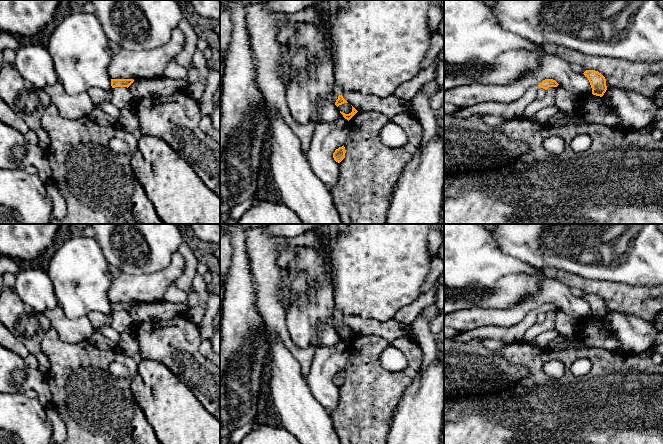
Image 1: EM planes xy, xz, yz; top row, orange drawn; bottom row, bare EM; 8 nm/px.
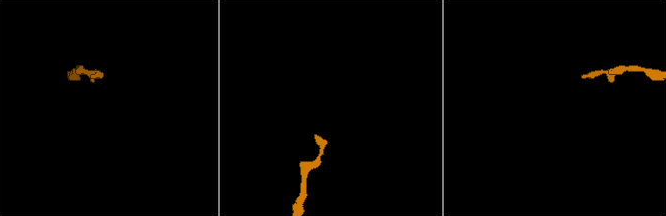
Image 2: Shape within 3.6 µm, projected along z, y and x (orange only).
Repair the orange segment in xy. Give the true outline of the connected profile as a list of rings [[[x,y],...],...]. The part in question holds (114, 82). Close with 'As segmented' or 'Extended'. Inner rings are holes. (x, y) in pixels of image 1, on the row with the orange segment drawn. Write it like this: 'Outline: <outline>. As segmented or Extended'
Outline: [[[111,79],[112,88],[115,87],[129,87],[134,82],[133,79]]]. As segmented

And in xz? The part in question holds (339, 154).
Outline: [[[339,147],[338,149],[335,150],[335,152],[333,153],[333,158],[336,162],[340,163],[344,158],[345,158],[345,147]]]. As segmented

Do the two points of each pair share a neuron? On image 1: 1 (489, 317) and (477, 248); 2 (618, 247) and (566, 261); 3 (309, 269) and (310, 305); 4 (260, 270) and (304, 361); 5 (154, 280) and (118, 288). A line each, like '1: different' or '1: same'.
1: different
2: same
3: same
4: same
5: same

